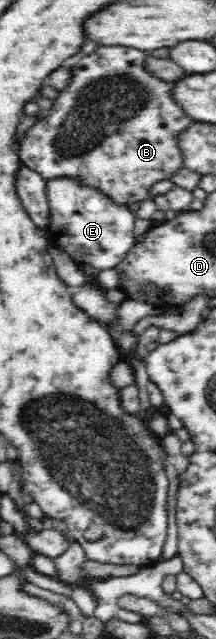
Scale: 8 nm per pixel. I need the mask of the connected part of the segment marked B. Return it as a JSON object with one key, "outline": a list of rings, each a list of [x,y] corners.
{"outline":[[[100,45],[91,54],[77,54],[67,59],[63,65],[71,69],[71,79],[68,86],[59,93],[59,96],[54,99],[54,106],[46,114],[45,118],[38,120],[35,124],[29,128],[22,137],[21,152],[19,152],[22,164],[29,167],[39,173],[46,181],[59,178],[69,177],[69,179],[75,179],[79,183],[89,187],[91,189],[99,189],[101,193],[109,197],[113,203],[117,205],[125,205],[126,208],[134,209],[141,202],[147,200],[151,196],[151,188],[156,182],[161,182],[170,178],[179,169],[184,166],[183,151],[179,147],[179,136],[181,133],[191,124],[195,122],[195,119],[191,119],[183,108],[179,107],[175,103],[175,95],[171,94],[171,84],[169,82],[163,82],[163,80],[157,80],[155,76],[151,76],[145,68],[145,62],[147,60],[147,54],[137,50],[137,48],[124,47],[124,46],[103,46]]]}

